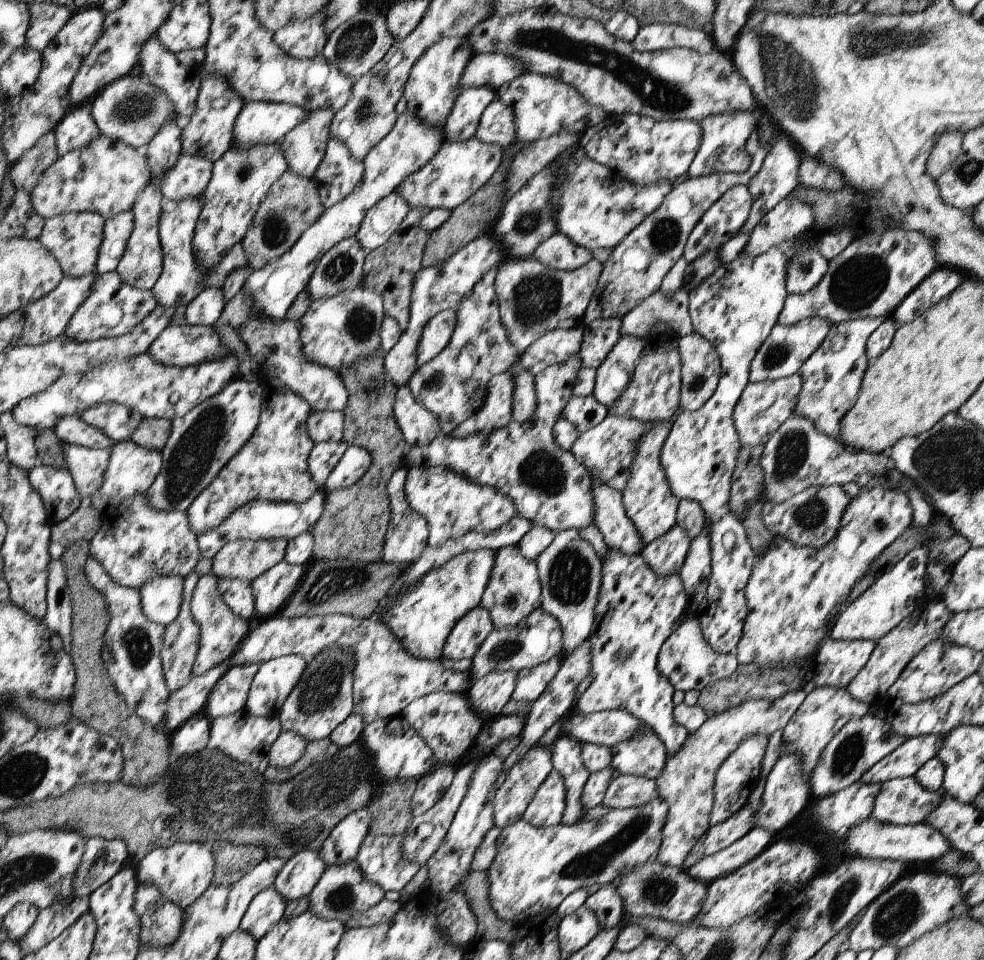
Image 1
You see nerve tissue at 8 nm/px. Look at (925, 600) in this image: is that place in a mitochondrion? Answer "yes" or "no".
no

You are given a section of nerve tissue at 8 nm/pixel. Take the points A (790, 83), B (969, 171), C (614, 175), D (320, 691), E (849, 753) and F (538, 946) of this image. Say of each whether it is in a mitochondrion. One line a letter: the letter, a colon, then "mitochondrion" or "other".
A: mitochondrion
B: mitochondrion
C: other
D: mitochondrion
E: mitochondrion
F: other

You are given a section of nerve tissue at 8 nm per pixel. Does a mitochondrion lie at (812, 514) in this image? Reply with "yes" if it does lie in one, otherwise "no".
yes

